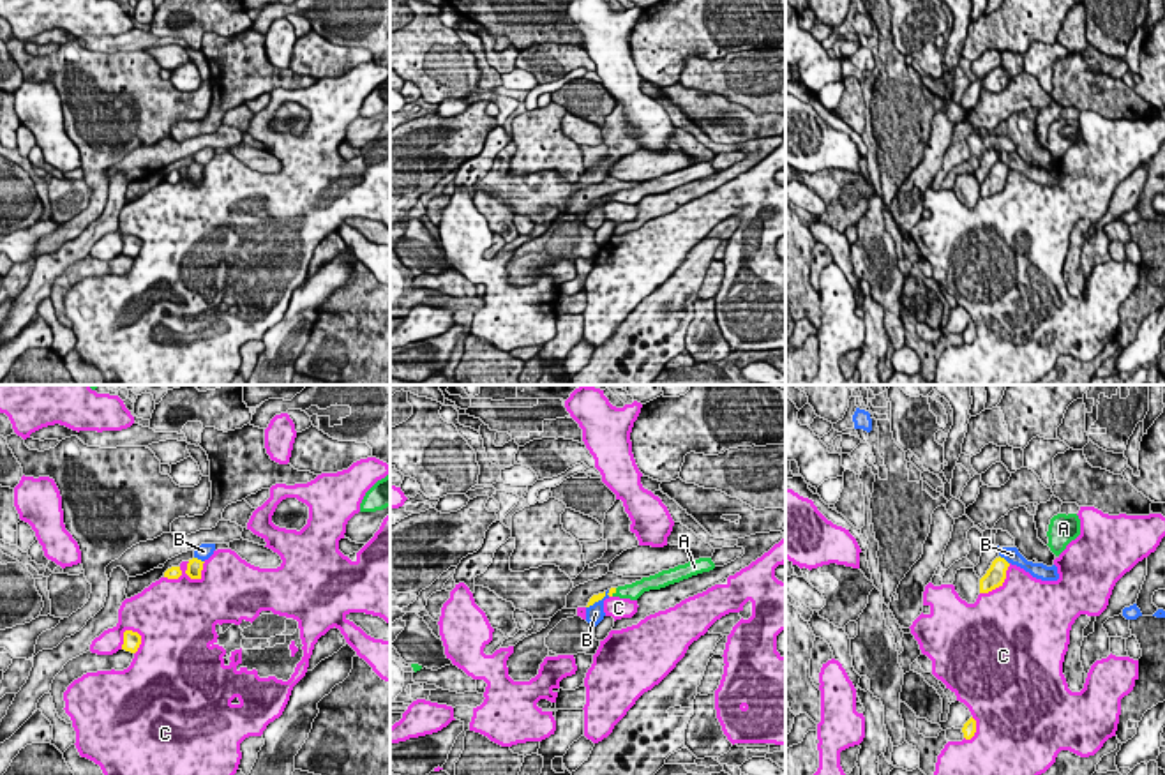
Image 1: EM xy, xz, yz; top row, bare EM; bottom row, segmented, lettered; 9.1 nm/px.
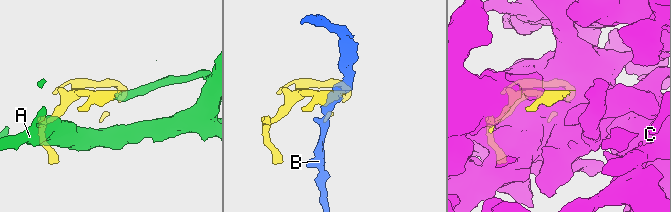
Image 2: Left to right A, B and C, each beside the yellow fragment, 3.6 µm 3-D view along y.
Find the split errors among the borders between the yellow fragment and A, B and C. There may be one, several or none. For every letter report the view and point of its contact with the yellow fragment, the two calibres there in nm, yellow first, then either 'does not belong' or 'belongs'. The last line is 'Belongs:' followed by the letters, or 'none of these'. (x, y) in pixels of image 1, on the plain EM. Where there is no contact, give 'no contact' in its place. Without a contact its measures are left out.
A: xz (615, 196) | 60/140 nm | belongs
B: xy (200, 165) | 140/140 nm | does not belong
C: xy (189, 180) | 140/460 nm | does not belong
Belongs: A

